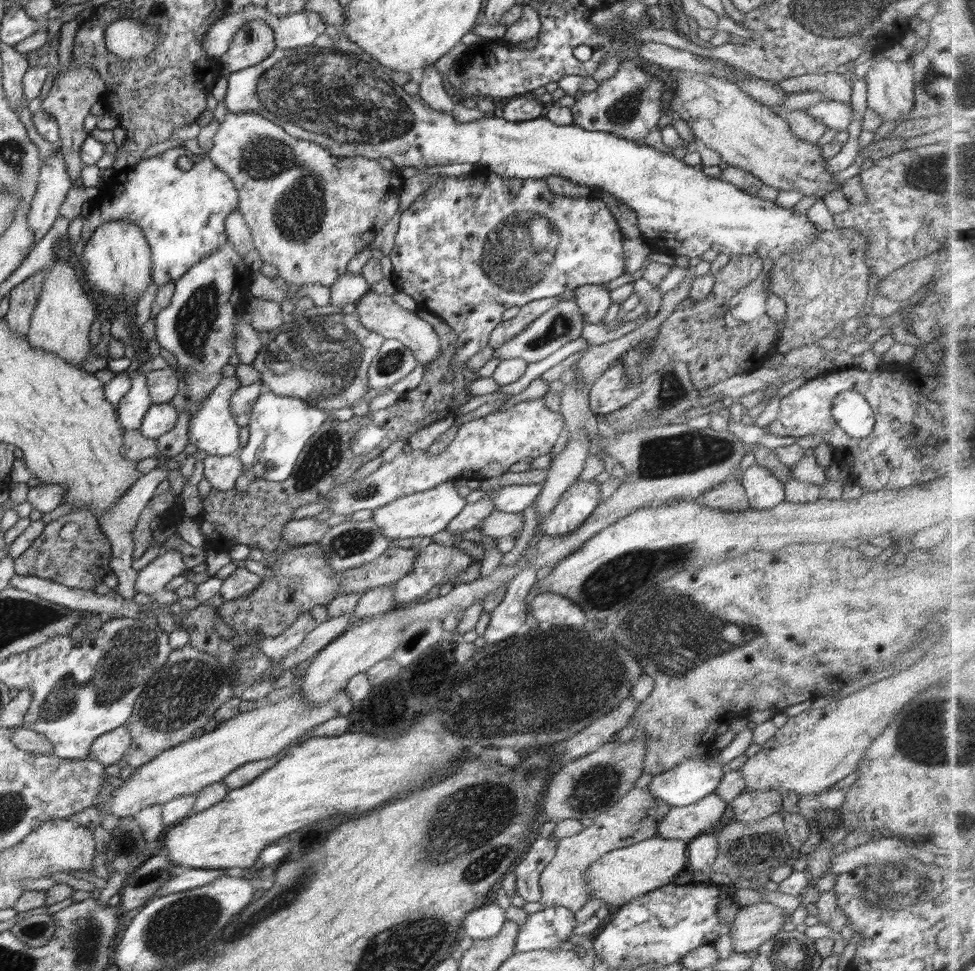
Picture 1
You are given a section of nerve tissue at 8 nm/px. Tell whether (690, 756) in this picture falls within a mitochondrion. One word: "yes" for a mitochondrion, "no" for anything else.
no

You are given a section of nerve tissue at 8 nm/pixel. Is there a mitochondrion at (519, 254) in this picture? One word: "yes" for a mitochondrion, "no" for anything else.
yes

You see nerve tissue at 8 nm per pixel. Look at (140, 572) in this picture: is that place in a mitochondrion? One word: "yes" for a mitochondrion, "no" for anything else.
no

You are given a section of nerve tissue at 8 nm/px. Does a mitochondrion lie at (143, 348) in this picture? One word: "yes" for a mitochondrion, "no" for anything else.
no

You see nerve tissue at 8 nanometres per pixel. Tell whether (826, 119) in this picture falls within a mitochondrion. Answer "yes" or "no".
no

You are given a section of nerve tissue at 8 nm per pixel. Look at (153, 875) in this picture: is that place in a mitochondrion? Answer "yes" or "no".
yes

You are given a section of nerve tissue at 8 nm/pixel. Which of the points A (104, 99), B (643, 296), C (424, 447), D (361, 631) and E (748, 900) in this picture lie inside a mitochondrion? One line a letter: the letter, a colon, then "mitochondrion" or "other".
A: other
B: other
C: other
D: other
E: other

